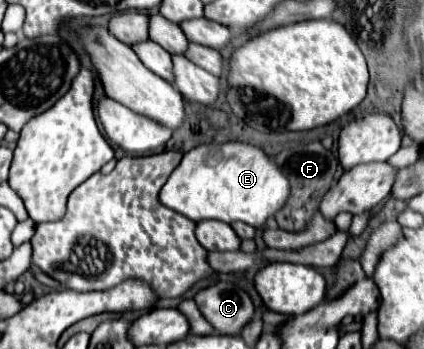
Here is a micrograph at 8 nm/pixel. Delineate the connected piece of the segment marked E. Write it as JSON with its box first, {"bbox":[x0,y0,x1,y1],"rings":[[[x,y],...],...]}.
{"bbox":[159,143,289,229],"rings":[[[247,143],[199,145],[183,155],[183,161],[161,187],[159,201],[169,209],[189,217],[191,221],[217,219],[225,223],[243,221],[255,229],[265,227],[265,219],[273,217],[289,197],[289,181],[263,149]]]}

